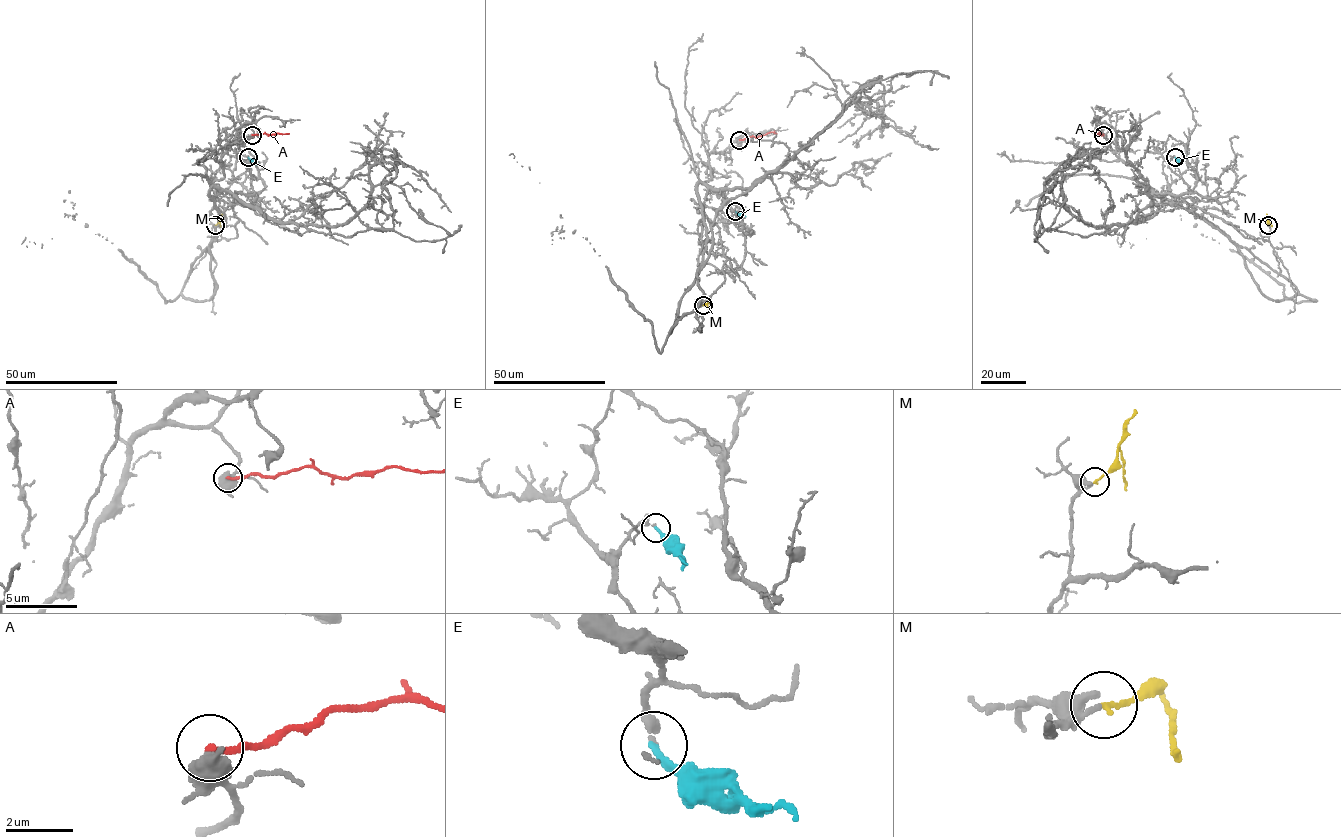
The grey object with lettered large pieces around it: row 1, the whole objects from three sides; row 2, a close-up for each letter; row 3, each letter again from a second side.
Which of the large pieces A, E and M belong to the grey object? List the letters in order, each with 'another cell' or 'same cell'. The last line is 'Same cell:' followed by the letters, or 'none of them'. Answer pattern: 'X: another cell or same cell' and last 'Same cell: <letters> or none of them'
A: another cell
E: another cell
M: same cell
Same cell: M

